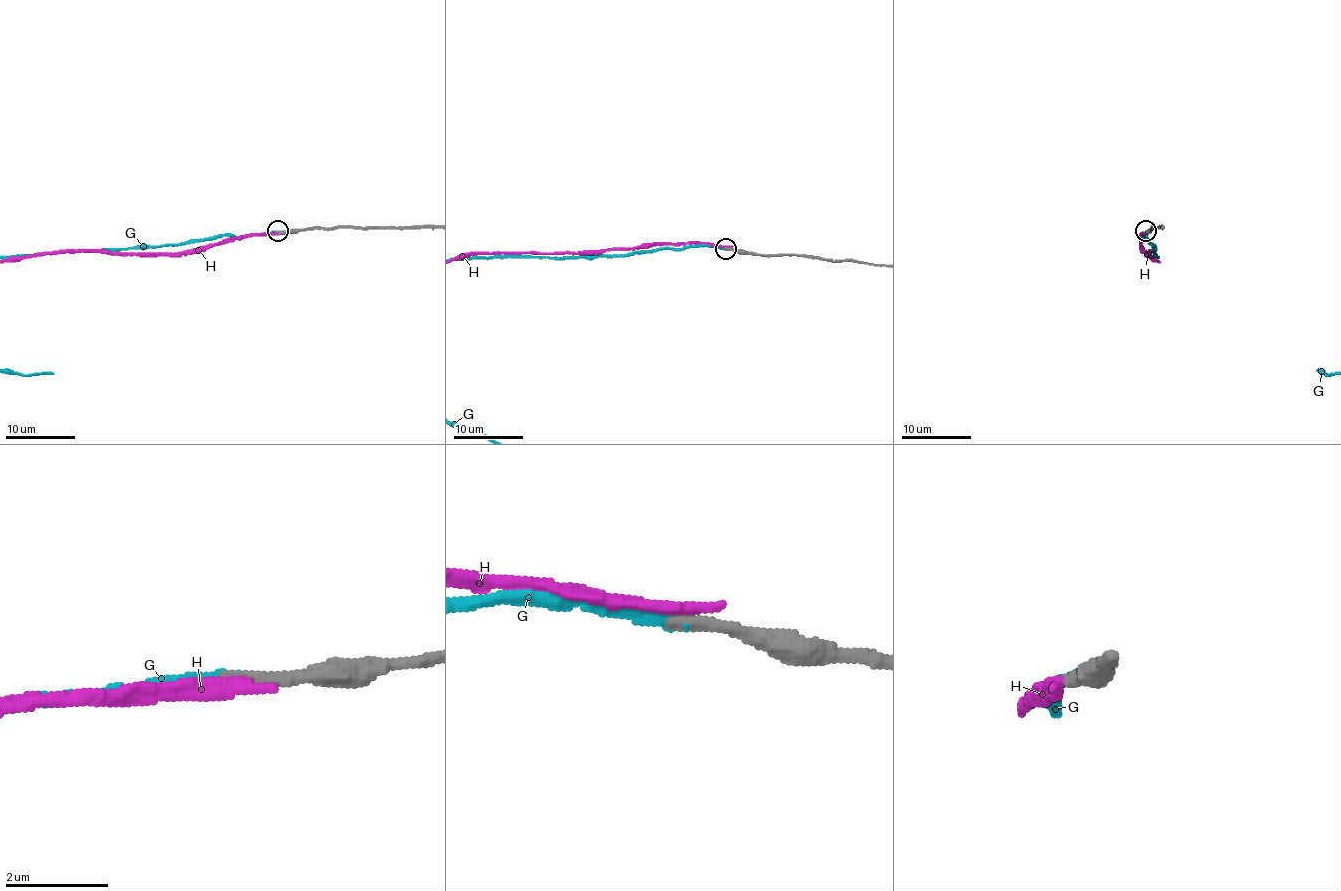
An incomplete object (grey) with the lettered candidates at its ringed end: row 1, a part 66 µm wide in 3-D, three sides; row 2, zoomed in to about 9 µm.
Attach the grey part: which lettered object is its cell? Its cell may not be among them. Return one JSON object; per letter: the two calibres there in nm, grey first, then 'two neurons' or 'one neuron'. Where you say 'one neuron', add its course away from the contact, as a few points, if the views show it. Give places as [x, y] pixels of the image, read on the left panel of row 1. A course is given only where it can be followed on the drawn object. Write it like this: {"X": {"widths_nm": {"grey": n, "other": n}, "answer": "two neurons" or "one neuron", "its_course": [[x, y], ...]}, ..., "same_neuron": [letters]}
{"G": {"widths_nm": {"grey": 280, "other": 140}, "answer": "one neuron"}, "H": {"widths_nm": {"grey": 280, "other": 340}, "answer": "two neurons"}, "same_neuron": ["G"]}

